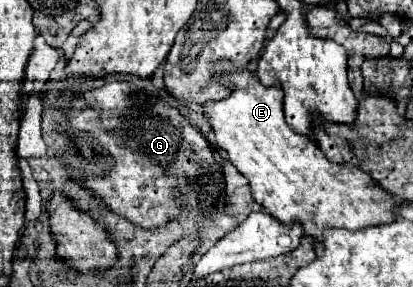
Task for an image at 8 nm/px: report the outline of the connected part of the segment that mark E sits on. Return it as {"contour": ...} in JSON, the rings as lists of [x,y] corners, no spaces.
{"contour":[[[232,66],[232,70],[216,72],[212,78],[222,84],[232,84],[232,92],[224,100],[204,102],[204,116],[212,126],[216,146],[226,150],[228,160],[248,178],[254,200],[262,204],[272,216],[286,224],[300,222],[304,226],[304,234],[316,240],[322,240],[322,228],[326,226],[360,230],[392,220],[392,206],[396,204],[394,198],[370,176],[366,176],[364,170],[358,170],[350,164],[330,162],[310,136],[298,134],[286,124],[282,112],[282,88],[278,88],[278,84],[264,86],[256,74],[238,66]]]}

